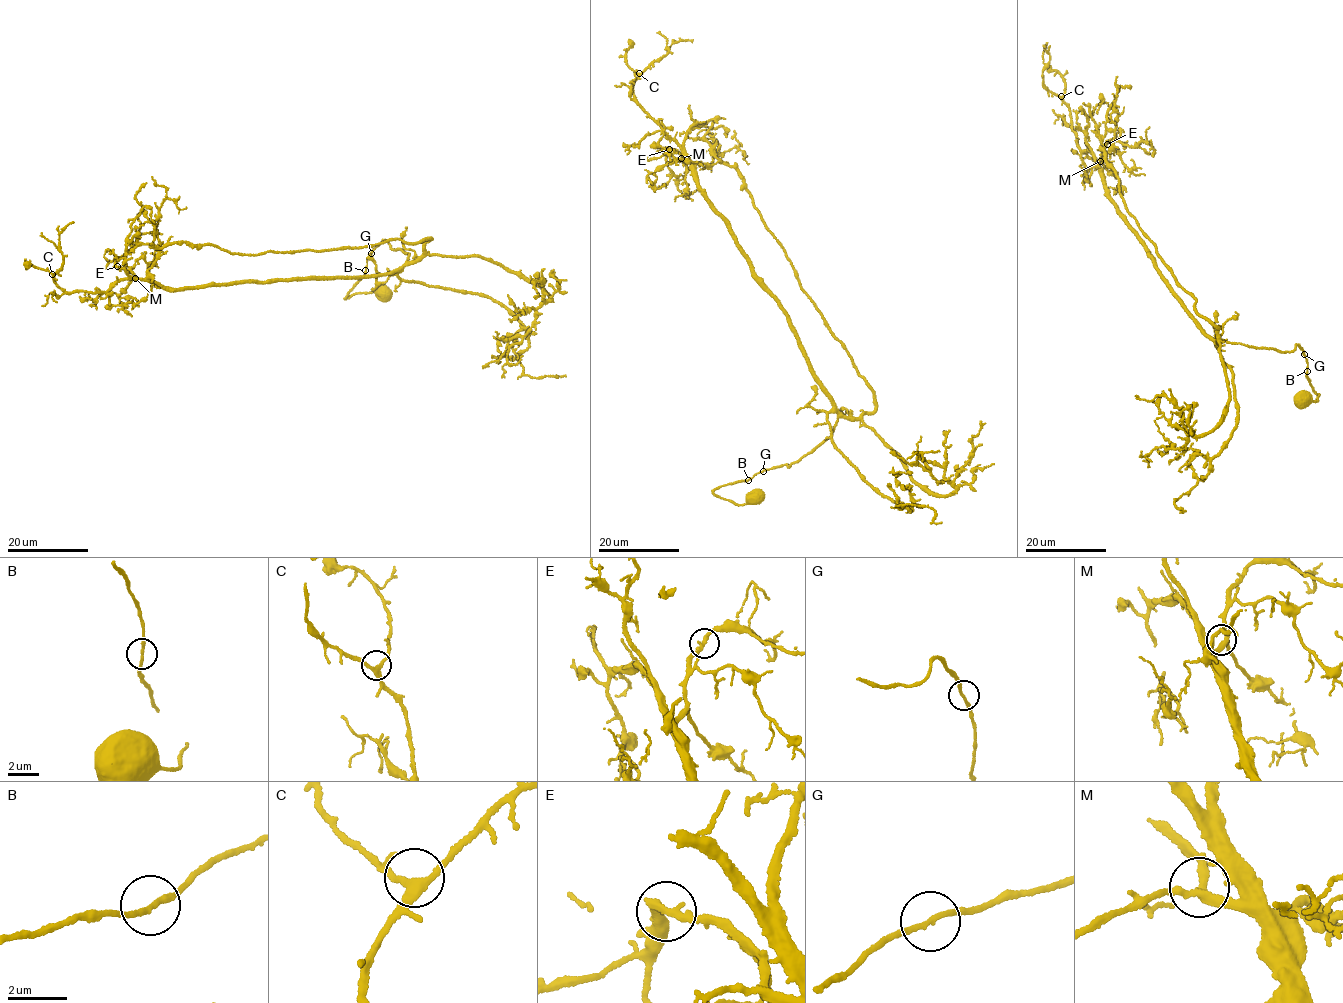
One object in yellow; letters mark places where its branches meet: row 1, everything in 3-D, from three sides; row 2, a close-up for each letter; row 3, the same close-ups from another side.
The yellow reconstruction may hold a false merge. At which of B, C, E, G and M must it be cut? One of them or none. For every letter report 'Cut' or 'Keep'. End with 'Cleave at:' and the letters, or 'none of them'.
B: Keep
C: Keep
E: Keep
G: Keep
M: Keep
Cleave at: none of them

